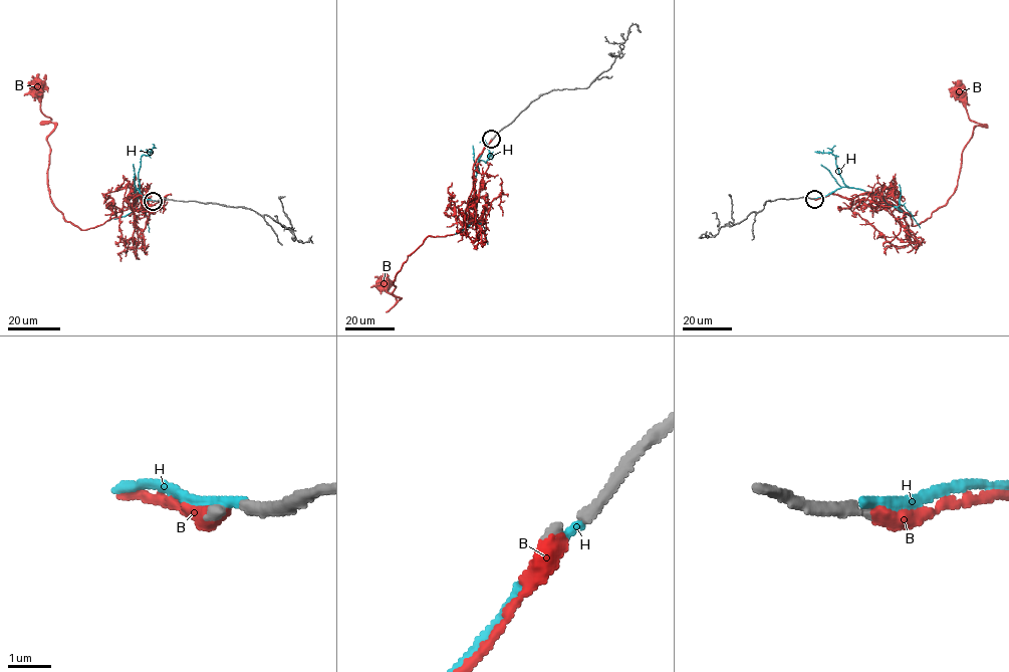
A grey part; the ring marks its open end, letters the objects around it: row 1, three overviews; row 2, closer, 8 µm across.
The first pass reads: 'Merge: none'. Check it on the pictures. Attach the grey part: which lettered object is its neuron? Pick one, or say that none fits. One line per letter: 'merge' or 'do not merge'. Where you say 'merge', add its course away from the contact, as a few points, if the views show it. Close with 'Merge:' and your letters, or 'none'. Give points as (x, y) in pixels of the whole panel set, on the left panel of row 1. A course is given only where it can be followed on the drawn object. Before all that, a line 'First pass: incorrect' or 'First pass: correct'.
First pass: incorrect
B: merge; course (153, 201), (129, 195), (117, 217), (85, 230), (65, 219), (48, 186), (54, 125), (36, 83)
H: do not merge
Merge: B

